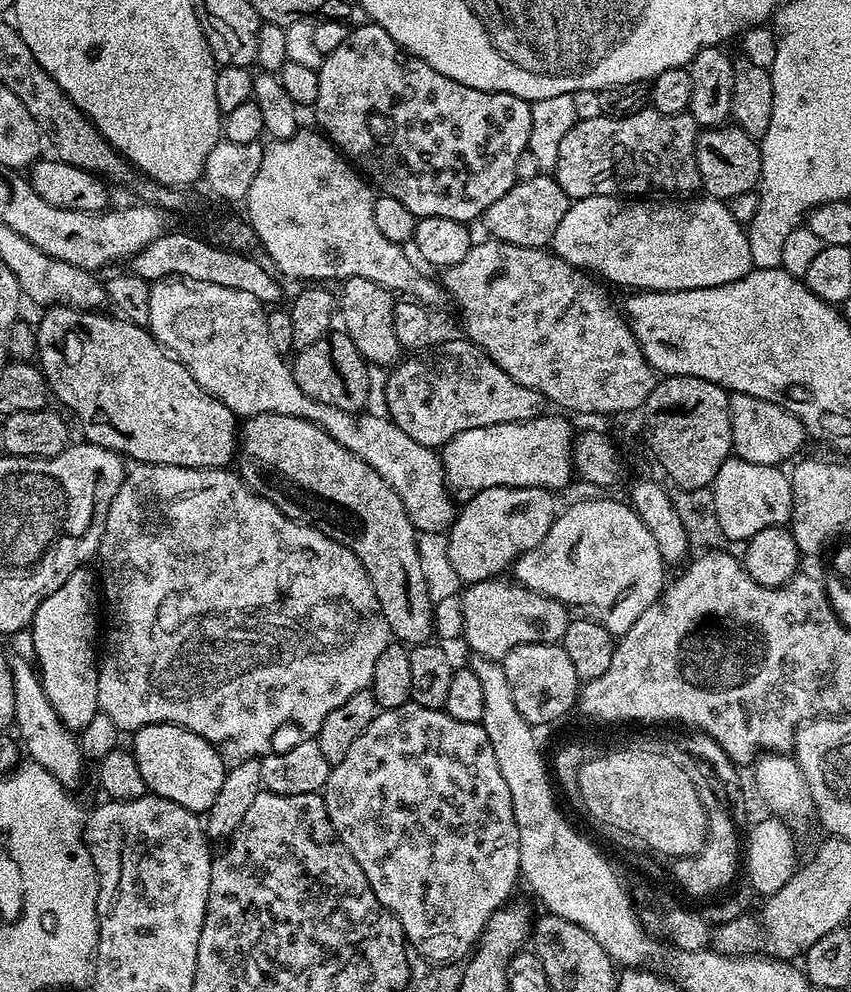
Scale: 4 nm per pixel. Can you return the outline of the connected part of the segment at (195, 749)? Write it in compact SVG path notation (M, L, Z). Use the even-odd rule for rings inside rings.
M147 724L136 729L130 751L146 782L148 792L197 814L207 813L226 783L226 771L217 745L182 726Z

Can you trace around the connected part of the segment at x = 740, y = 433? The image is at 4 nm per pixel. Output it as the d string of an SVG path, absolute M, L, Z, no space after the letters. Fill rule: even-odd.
M733 392L728 398L728 409L732 427L733 453L746 462L754 462L762 466L783 465L785 463L783 460L791 461L797 455L795 452L803 446L804 440L806 441L806 433L800 419L790 414L790 410L774 402L766 402L750 394Z

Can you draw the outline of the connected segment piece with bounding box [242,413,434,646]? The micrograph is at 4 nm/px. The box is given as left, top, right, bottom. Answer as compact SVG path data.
M262 413L248 416L243 424L247 426L248 432L252 432L252 436L248 436L248 446L242 450L244 472L260 483L259 491L292 520L307 522L313 526L336 520L340 528L336 528L333 540L344 544L364 565L372 580L376 601L384 621L388 624L389 633L397 641L408 646L429 643L434 636L434 601L429 596L426 570L420 563L419 552L416 549L418 531L411 524L403 508L402 499L395 490L362 458L344 449L330 434L312 421L302 417L288 417L286 414Z

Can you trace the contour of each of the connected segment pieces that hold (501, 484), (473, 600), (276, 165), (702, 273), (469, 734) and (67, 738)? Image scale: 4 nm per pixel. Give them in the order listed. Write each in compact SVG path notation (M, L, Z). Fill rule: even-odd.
M541 414L533 420L523 420L521 424L495 424L485 428L466 430L458 434L453 440L448 441L442 448L442 461L445 481L453 489L465 488L465 493L475 494L483 488L546 488L557 490L568 484L568 479L573 479L572 446L574 431L572 424L564 414L548 416Z
M493 578L469 584L459 593L464 619L462 640L472 647L471 651L500 662L519 644L555 644L563 641L570 619L566 605L553 596L532 592L519 582L504 579Z
M297 130L292 136L280 139L264 160L263 171L255 184L250 187L251 203L246 207L246 219L256 231L259 247L264 247L265 254L272 259L271 267L281 277L297 276L300 280L343 282L350 278L370 278L370 282L378 282L378 286L393 294L404 292L400 294L415 298L424 306L431 306L436 300L436 288L438 292L437 281L435 284L432 280L420 280L420 272L408 261L407 254L403 252L405 249L390 242L390 238L378 230L372 218L373 189L341 155L336 145L327 136L316 132Z
M614 196L573 200L554 232L551 249L576 268L632 288L628 290L713 288L751 272L754 265L745 225L737 222L723 200L692 199L696 198L685 199L685 204L651 204L648 198Z
M411 702L397 708L385 708L377 711L376 717L350 742L350 750L337 764L331 765L328 780L322 789L324 810L328 813L328 820L332 829L336 831L336 839L346 846L346 850L358 862L370 890L398 918L405 937L412 940L432 940L435 936L449 936L452 940L479 941L486 922L499 908L509 903L512 891L521 879L519 862L518 826L515 825L514 809L511 805L509 787L506 779L499 772L499 764L491 748L490 739L481 723L458 722L450 718L448 713L441 709L424 709Z
M16 662L11 665L12 681L14 682L14 708L16 719L14 721L15 731L20 731L19 739L22 748L30 755L31 763L50 770L52 774L64 783L65 788L72 790L80 780L84 772L86 760L81 753L80 741L77 733L68 727L60 719L54 706L49 702L47 694L41 684L41 678L35 671L23 668L23 663Z

